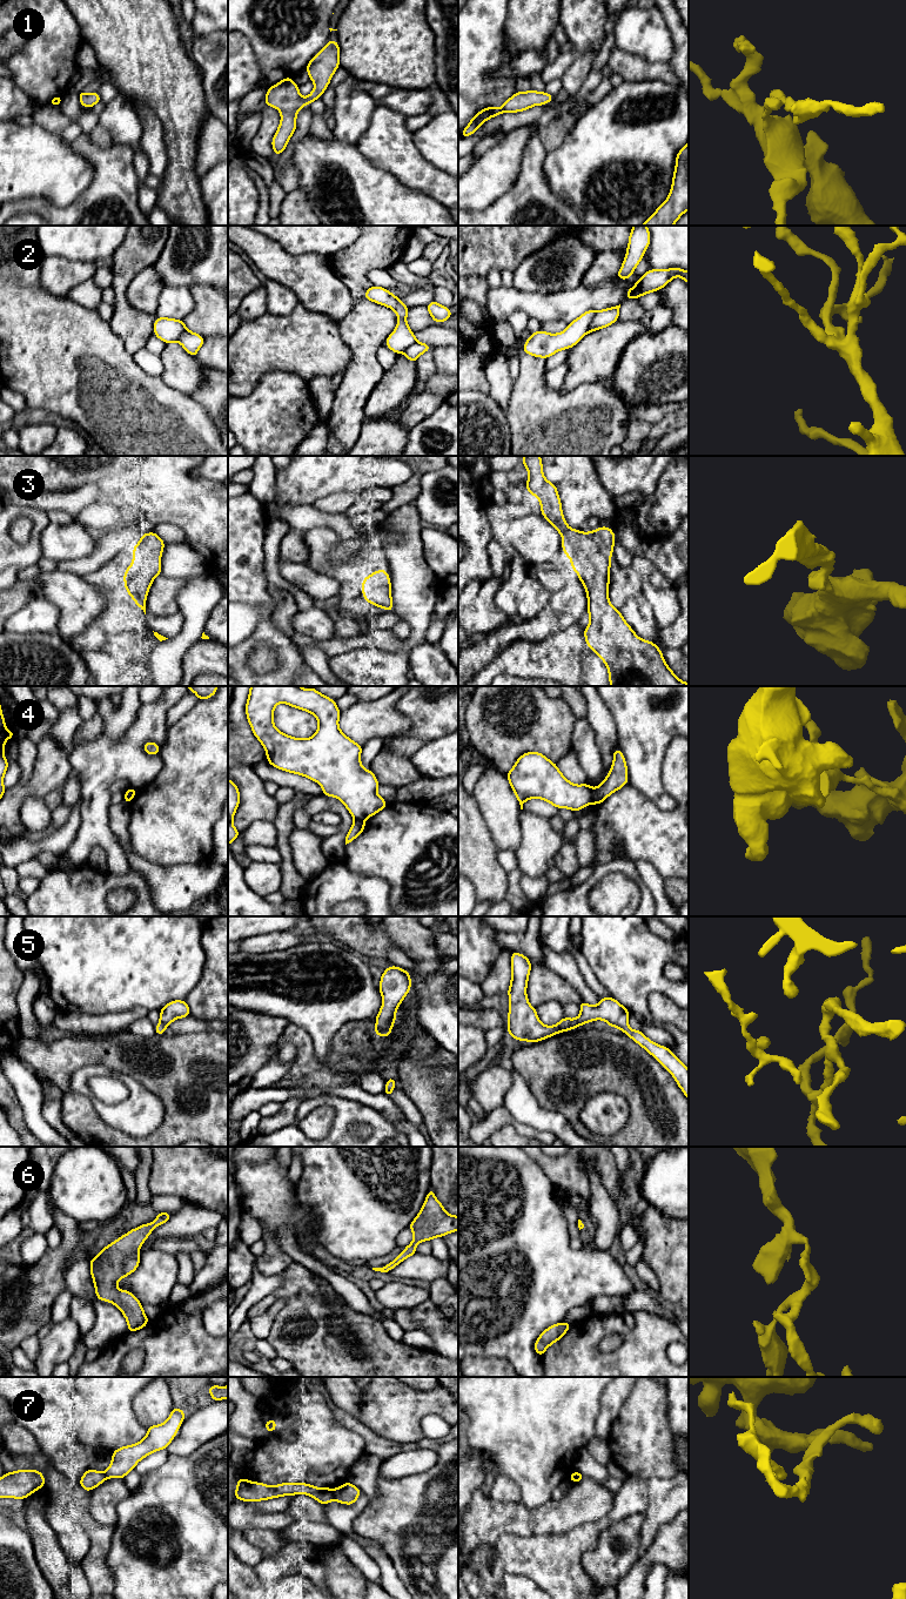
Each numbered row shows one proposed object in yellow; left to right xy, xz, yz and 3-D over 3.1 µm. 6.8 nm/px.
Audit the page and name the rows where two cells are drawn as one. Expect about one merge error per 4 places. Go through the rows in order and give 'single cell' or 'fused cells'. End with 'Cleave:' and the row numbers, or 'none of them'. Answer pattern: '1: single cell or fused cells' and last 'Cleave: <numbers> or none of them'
1: single cell
2: single cell
3: single cell
4: fused cells
5: single cell
6: single cell
7: fused cells
Cleave: 4, 7

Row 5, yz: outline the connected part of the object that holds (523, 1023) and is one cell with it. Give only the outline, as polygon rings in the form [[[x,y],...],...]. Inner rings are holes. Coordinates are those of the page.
[[[511,953],[511,981],[508,989],[509,1014],[508,1033],[519,1041],[530,1043],[551,1037],[558,1033],[576,1029],[595,1020],[604,1020],[609,1027],[623,1030],[629,1037],[651,1054],[676,1080],[678,1087],[689,1100],[689,1069],[666,1047],[649,1040],[640,1030],[629,1028],[629,1010],[617,1000],[611,997],[599,999],[597,1006],[582,1001],[580,1014],[577,1019],[563,1017],[555,1026],[544,1026],[526,996],[528,979],[531,962],[521,953]]]

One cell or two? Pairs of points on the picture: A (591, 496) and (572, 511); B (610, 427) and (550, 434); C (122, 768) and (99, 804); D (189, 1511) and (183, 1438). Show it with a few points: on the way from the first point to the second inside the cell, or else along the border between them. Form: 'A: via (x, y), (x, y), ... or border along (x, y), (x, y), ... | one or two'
A: via (586, 497), (577, 506) | one
B: via (595, 427), (582, 427), (574, 434), (565, 434) | one
C: via (113, 773), (99, 787), (99, 794) | one
D: border along (208, 1440), (187, 1455), (168, 1455) | two

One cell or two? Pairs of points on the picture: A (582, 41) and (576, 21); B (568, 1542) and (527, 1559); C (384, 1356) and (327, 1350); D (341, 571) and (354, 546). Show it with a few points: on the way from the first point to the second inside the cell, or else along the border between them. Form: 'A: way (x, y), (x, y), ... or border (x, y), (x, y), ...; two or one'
A: way (582, 37), (581, 26); one
B: way (557, 1552), (551, 1558), (537, 1558); one
C: way (370, 1364), (341, 1364); one
D: border (324, 559), (330, 565), (340, 564); two

